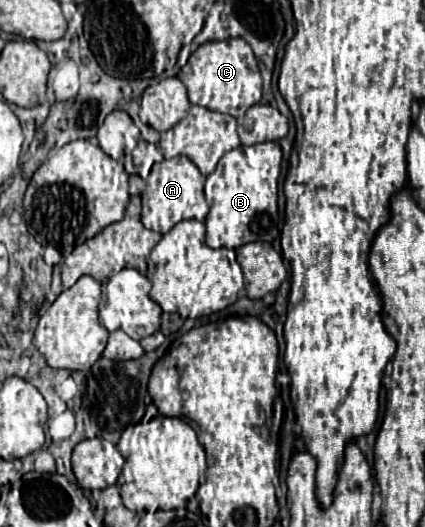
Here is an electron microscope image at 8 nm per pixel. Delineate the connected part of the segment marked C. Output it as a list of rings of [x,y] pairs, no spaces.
[[[240,37],[208,41],[200,45],[190,55],[188,63],[180,69],[178,79],[186,85],[192,105],[200,105],[218,113],[228,113],[232,117],[244,115],[246,109],[256,105],[262,97],[262,77],[258,71],[256,57],[250,45]]]

